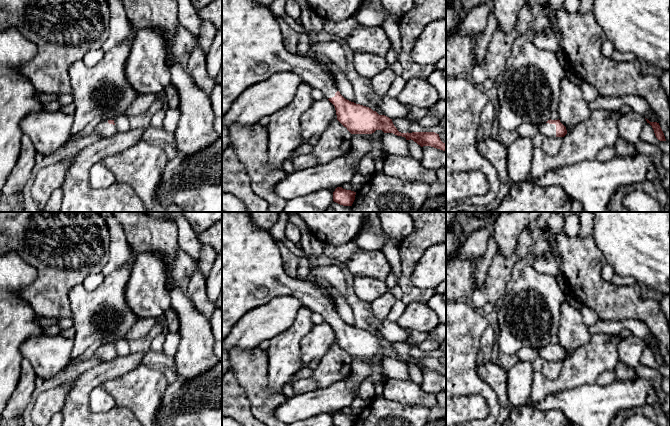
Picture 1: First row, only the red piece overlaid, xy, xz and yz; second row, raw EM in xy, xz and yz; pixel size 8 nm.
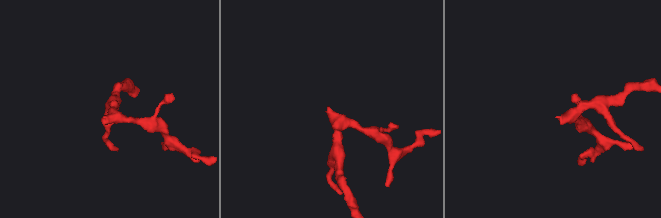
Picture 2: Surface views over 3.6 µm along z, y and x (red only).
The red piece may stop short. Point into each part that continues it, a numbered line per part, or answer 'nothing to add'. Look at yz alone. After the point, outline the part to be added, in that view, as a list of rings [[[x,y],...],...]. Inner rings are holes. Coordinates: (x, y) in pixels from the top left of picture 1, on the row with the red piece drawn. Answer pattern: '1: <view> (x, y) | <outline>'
1: yz (546, 129) | [[[549,123],[540,124],[539,130],[543,136],[556,137],[556,125],[555,124],[549,124]]]

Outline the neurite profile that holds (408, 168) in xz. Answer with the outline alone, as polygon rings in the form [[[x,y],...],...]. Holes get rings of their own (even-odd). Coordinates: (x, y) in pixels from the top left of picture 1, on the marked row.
[[[389,154],[382,170],[386,175],[410,182],[424,182],[429,185],[437,181],[436,171],[425,168],[421,161],[412,156]]]

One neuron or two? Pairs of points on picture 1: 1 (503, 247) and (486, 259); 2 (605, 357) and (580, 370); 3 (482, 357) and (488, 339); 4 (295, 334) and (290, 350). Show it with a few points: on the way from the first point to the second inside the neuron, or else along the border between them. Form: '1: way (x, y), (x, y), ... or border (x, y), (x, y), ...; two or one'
1: border (492, 231), (498, 251); two
2: way (599, 357), (594, 357), (586, 364); one
3: way (485, 353), (487, 343); one
4: way (291, 338), (290, 346); one

